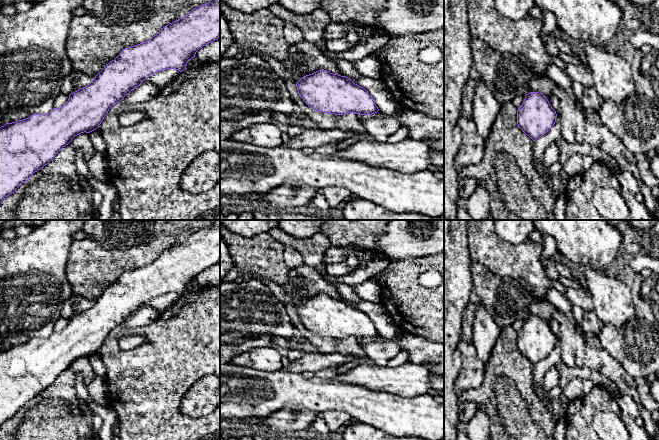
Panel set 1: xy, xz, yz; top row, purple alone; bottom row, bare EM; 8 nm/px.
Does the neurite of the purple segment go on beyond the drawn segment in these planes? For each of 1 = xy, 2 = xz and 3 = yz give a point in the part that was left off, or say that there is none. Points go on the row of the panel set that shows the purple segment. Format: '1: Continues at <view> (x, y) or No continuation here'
1: No continuation here
2: No continuation here
3: No continuation here

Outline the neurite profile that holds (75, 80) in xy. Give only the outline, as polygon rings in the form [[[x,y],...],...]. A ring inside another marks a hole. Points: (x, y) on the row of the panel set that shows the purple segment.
[[[72,70],[72,72],[63,79],[61,93],[70,95],[80,88],[89,85],[94,80],[94,78],[94,76]]]

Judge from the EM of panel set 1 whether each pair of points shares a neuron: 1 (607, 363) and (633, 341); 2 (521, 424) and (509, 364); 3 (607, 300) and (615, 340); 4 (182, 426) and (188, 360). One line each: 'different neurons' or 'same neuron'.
1: different neurons
2: same neuron
3: different neurons
4: same neuron

